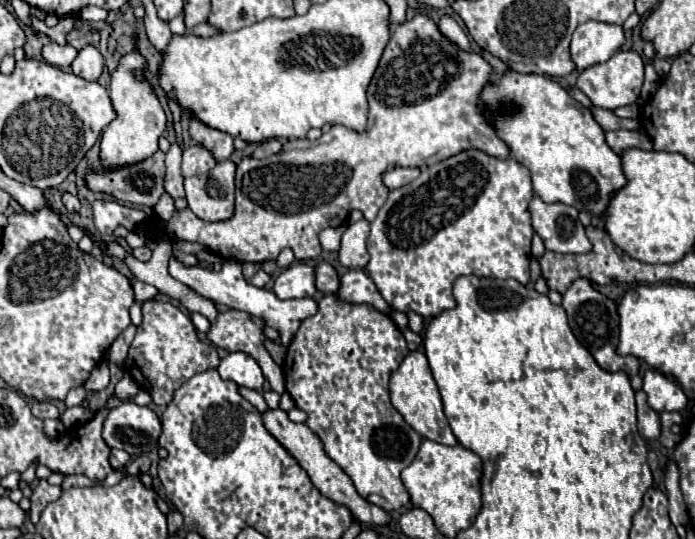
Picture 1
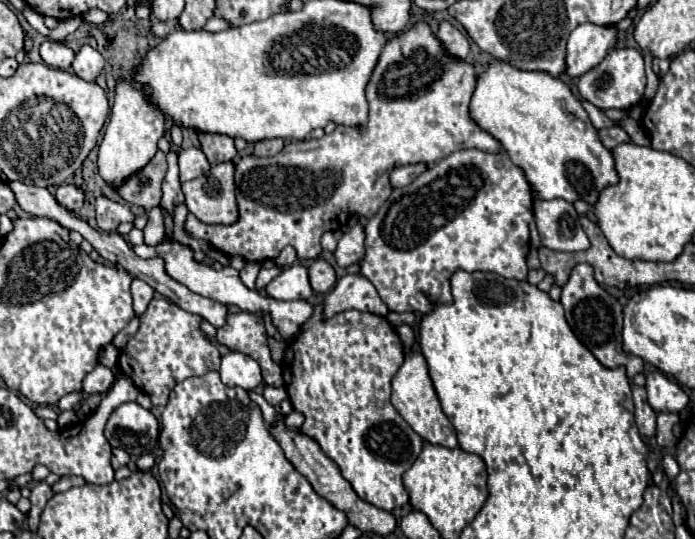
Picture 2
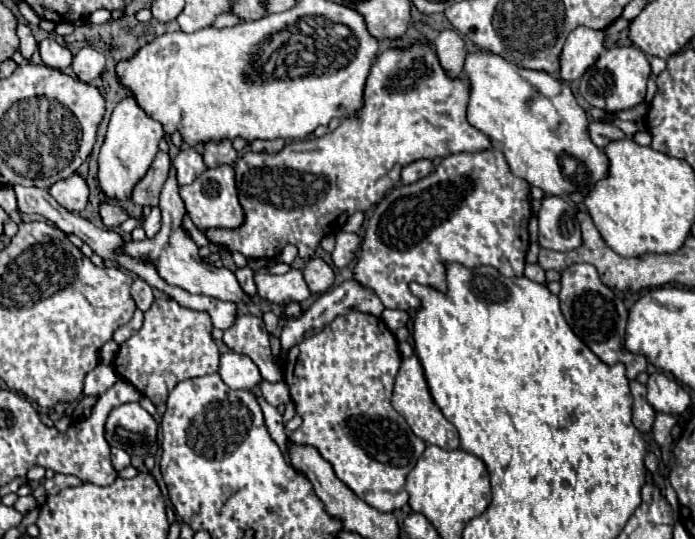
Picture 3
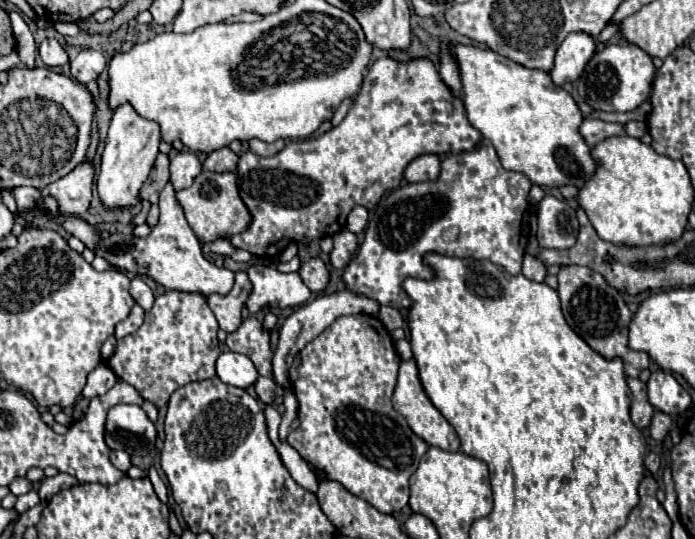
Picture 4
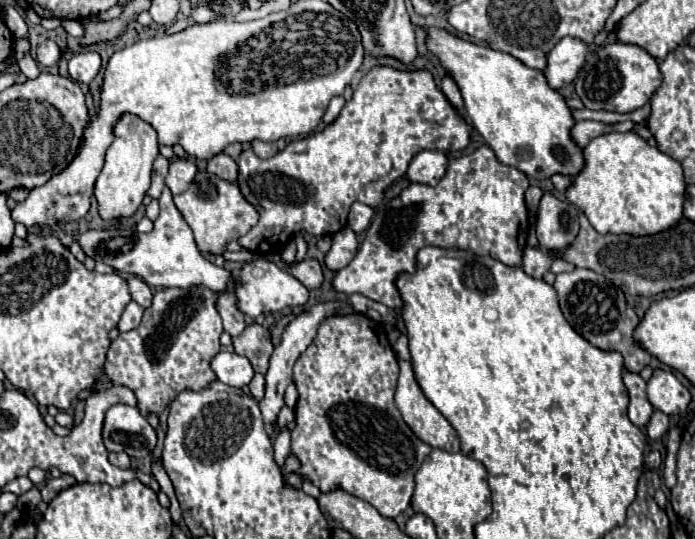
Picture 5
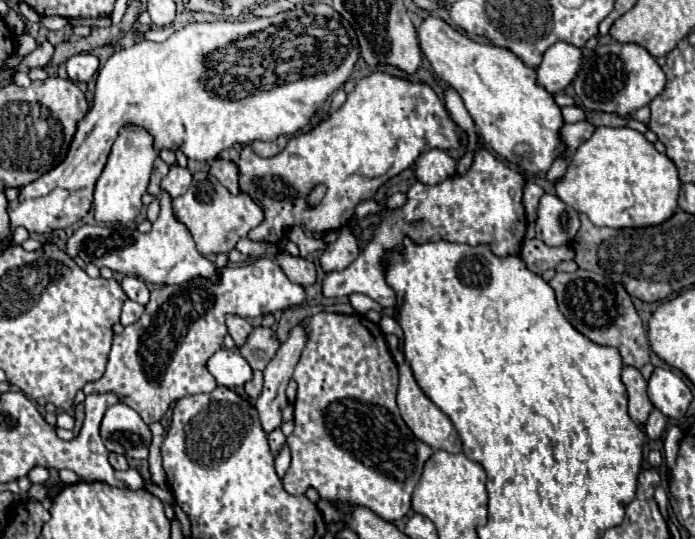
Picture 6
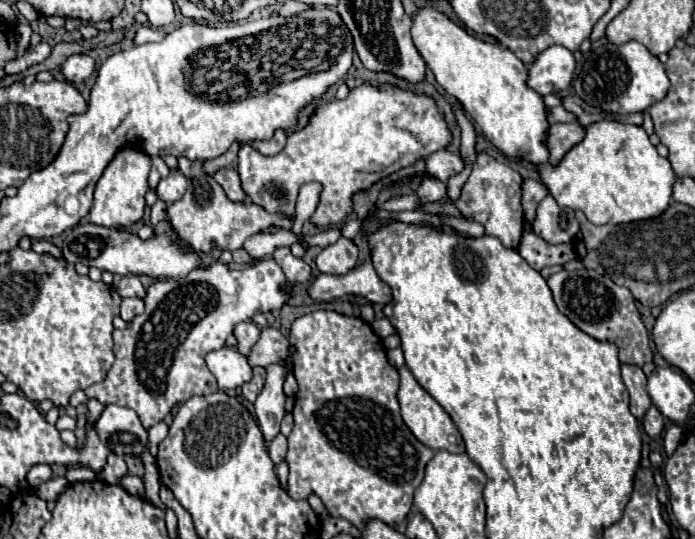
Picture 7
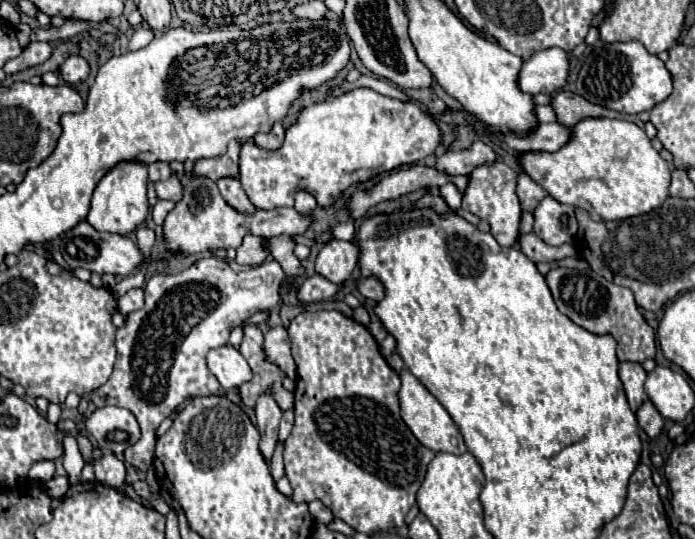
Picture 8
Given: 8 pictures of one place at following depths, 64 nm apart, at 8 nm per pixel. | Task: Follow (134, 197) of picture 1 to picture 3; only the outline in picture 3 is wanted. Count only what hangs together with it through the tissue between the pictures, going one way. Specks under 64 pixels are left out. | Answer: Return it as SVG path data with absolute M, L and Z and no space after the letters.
M158 152L148 174L136 184L130 200L140 206L158 206L158 196L164 186L164 180L168 178L168 172L170 172L170 158L166 152Z

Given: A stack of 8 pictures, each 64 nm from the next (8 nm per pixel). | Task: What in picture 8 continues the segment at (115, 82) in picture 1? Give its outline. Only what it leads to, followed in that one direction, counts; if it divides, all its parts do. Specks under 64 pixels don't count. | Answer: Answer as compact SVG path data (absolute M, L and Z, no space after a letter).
M120 162L114 166L96 186L90 212L88 212L88 224L94 226L98 232L112 232L120 236L128 236L134 232L148 216L150 204L148 204L148 170L144 164L136 162Z

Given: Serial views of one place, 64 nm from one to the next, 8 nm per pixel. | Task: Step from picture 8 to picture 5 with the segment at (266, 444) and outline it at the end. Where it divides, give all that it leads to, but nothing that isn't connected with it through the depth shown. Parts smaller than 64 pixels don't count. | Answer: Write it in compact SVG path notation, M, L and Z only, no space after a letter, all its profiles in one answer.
M316 304L316 306L312 306L306 314L296 316L296 318L288 324L288 328L284 330L282 342L274 348L274 354L272 354L272 358L270 358L270 368L268 368L268 372L264 374L264 378L266 378L266 394L264 394L264 398L262 398L258 404L260 404L262 418L264 418L264 424L266 424L266 426L276 424L278 412L280 412L280 408L284 406L286 386L292 382L292 368L294 368L298 356L300 356L300 354L308 348L308 344L314 340L318 324L320 324L326 316L350 314L350 312L352 312L352 306L350 306L350 304Z

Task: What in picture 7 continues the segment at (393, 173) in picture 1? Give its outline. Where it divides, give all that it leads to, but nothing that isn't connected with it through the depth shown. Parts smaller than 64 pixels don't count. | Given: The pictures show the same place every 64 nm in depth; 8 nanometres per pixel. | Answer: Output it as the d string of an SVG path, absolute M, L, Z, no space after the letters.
M438 150L426 158L426 172L440 182L446 182L450 176L456 176L464 170L464 160L460 154L448 150Z

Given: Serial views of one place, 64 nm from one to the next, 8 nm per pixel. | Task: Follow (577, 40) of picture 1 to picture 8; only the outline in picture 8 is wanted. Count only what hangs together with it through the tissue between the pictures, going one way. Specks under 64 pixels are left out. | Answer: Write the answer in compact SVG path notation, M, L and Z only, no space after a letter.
M562 48L534 52L520 70L518 84L528 94L554 94L564 86L568 76L568 56Z

